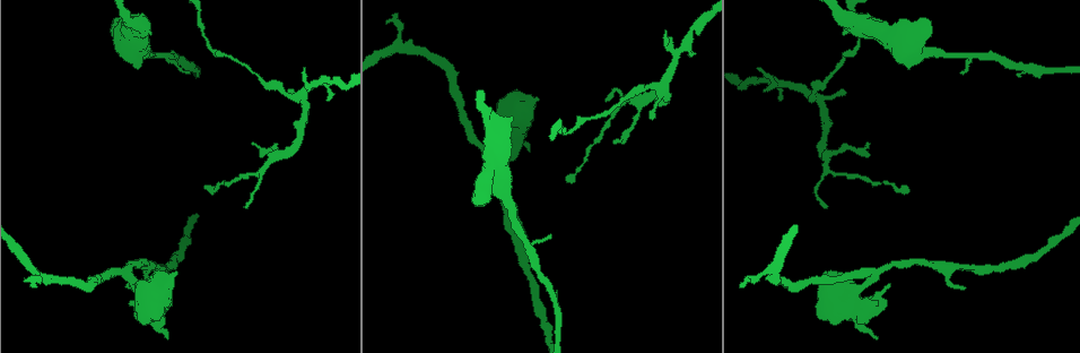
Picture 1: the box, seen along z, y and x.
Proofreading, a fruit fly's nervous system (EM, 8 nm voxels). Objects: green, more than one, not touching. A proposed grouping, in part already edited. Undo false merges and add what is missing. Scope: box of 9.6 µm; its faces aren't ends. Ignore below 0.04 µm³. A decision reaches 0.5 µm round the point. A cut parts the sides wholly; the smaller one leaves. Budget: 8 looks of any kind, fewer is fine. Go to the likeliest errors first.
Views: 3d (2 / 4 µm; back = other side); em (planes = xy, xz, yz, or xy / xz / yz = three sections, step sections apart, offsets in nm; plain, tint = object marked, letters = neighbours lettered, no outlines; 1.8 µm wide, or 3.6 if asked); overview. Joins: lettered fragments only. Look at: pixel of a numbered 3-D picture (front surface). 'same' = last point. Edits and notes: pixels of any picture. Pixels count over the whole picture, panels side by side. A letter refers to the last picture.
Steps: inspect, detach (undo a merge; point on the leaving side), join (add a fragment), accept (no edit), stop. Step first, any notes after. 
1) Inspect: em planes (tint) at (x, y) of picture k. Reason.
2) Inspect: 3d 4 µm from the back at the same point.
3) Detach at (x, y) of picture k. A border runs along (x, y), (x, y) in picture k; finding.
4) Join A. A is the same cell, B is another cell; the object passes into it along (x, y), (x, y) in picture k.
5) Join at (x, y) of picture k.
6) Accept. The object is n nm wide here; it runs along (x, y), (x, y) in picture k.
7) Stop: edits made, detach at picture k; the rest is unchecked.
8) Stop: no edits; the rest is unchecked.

Inspect: 3d 2 µm at (567, 181) of picture 1. Tapers out.

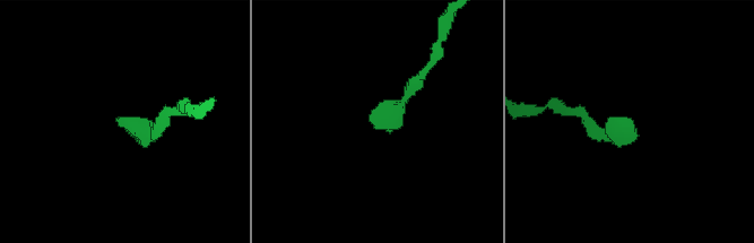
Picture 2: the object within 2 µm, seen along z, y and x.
Inspect: em planes (plain) at (371, 122) of picture 2. Shape alone is not enough.

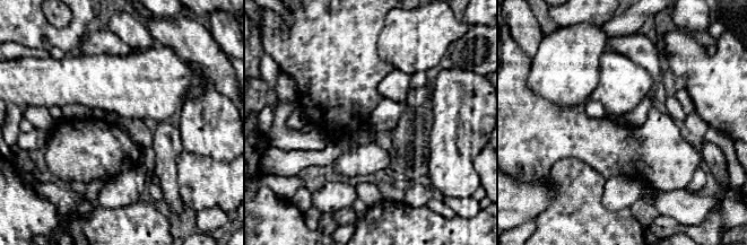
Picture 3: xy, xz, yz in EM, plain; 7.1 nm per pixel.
Inspect: em planes (letters) at the same point. What lies round it.

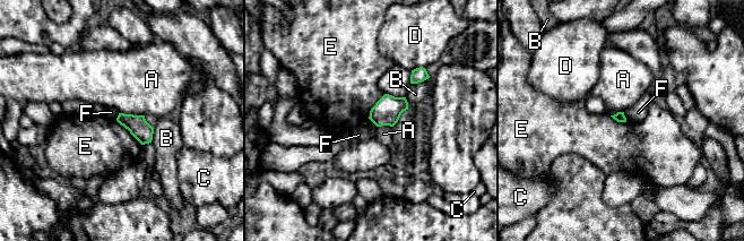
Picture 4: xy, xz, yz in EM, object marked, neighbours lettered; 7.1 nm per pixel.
Accept. A, B, C, D, E and F are other cells; a border runs along (623, 112), (626, 120) in picture 4; no lettered fragment goes on from it.

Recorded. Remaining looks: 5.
Inspect: em planes (tint) at (877, 274) of picture 1.

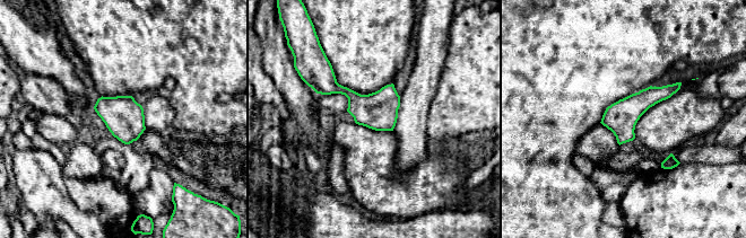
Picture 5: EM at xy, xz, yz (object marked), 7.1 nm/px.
Inspect: em planes (letters) at the same point.

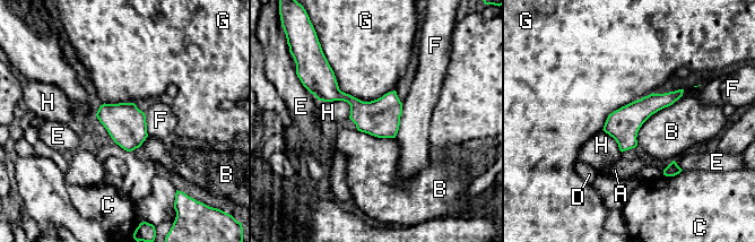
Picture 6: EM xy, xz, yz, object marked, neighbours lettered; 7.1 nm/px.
Accept. The object is 240 nm wide here; A, B, C, D, E, F, G and H are other cells; a border runs along (684, 89), (642, 124), (636, 145) in picture 6; continuous, no second neuron.

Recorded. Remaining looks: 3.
Inspect: 3d 4 µm from the back at (866, 143) of picture 1. Thin end.

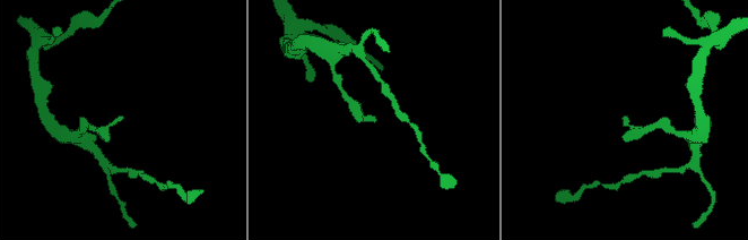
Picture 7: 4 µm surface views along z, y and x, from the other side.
Inspect: em planes (letters) at (375, 120) of picture 7.

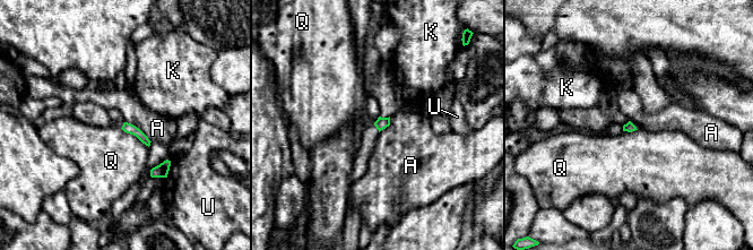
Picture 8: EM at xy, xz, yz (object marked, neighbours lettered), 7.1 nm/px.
Accept. A, K, Q and U are other cells; a border runs along (124, 121), (135, 124), (152, 141) in picture 8; none of them fits.

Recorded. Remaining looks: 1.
Stop: no edits; the rest is unchecked.

